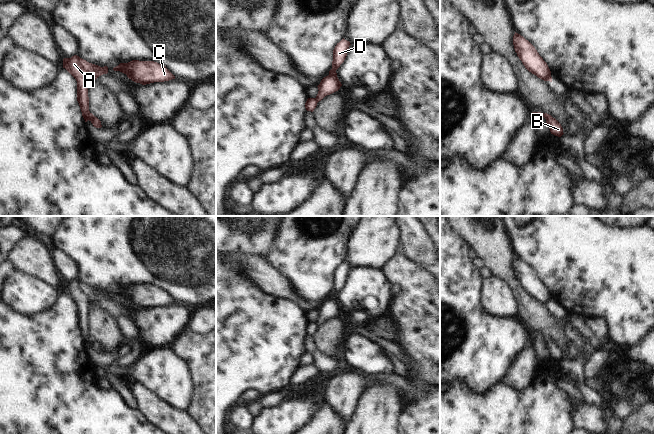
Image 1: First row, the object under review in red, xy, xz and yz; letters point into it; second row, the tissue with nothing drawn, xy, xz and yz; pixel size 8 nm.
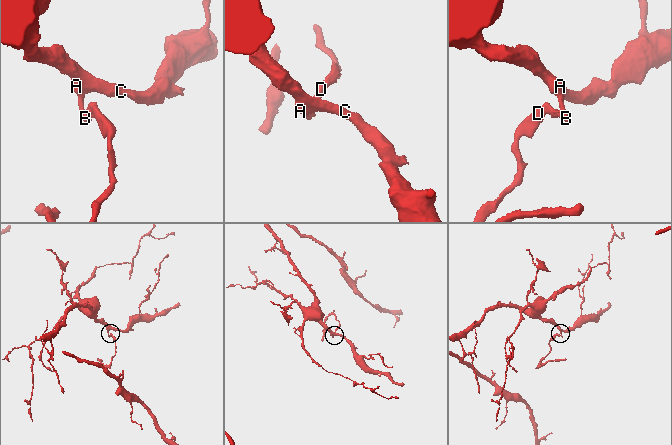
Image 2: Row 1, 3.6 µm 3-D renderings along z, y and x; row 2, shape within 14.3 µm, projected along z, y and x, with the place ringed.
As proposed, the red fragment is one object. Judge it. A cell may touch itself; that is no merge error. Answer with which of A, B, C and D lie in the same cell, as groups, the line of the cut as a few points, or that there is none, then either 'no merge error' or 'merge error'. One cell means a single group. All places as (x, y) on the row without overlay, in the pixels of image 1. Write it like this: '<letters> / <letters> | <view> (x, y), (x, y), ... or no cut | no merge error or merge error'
A B C / D | xy (94, 340), (90, 344) | merge error

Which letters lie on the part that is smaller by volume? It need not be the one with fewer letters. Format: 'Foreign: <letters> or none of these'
Foreign: D

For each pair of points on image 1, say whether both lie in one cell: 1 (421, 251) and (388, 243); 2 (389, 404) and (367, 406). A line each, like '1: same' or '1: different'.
1: different
2: same

